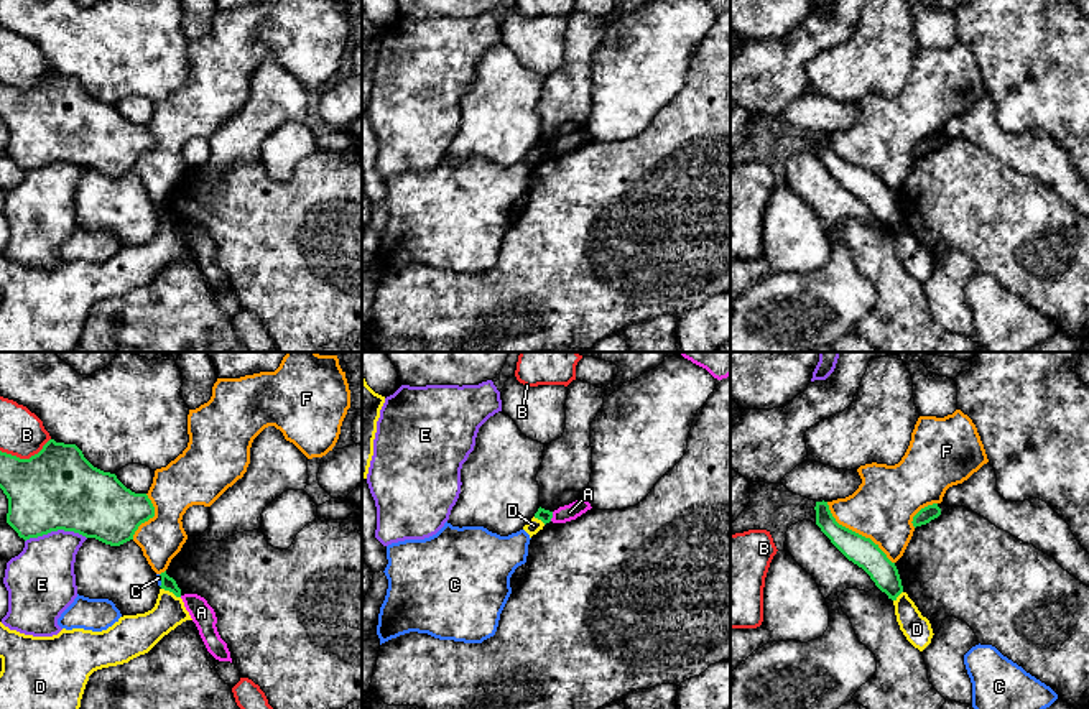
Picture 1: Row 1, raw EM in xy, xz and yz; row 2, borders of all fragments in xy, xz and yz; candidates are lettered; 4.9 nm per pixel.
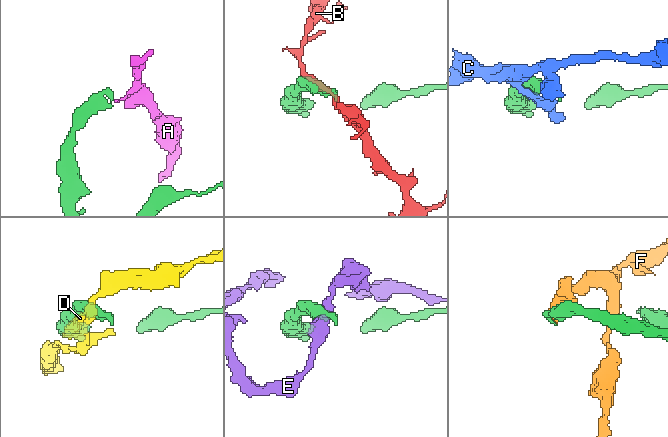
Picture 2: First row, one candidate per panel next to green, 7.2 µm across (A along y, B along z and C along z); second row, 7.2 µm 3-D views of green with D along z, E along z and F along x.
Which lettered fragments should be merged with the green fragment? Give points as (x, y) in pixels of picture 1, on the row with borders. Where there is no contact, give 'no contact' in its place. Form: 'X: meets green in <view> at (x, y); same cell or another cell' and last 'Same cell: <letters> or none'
A: meets green in xz at (551, 517); another cell
B: meets green in xy at (25, 459); another cell
C: meets green in xy at (162, 581); another cell
D: meets green in xy at (171, 591); another cell
E: meets green in xy at (55, 530); another cell
F: meets green in yz at (854, 532); another cell
Same cell: none

